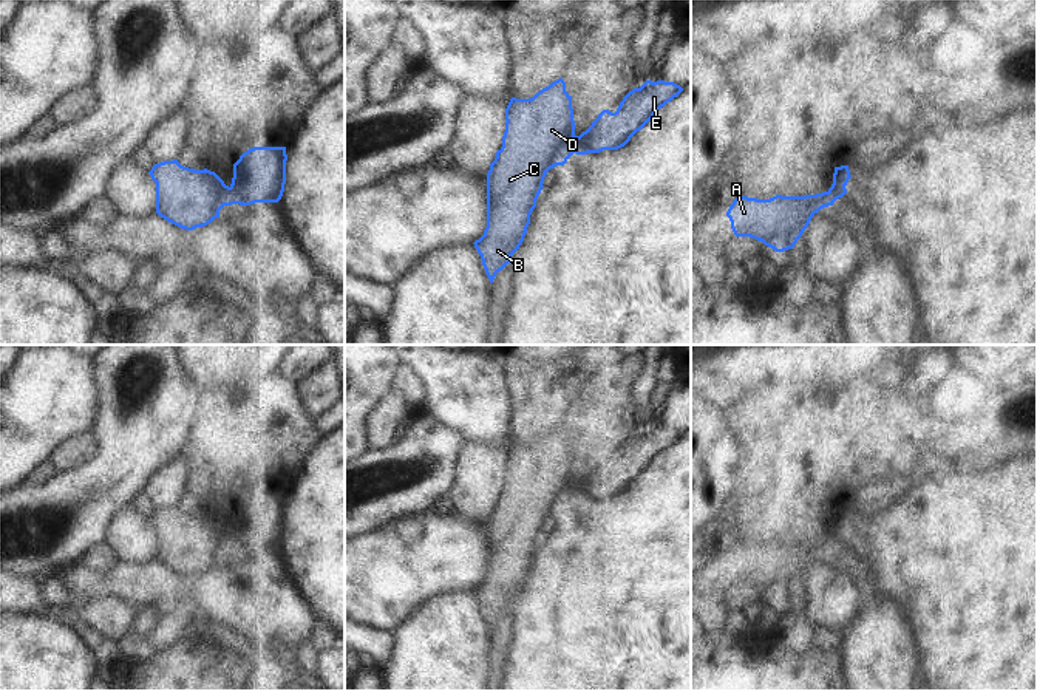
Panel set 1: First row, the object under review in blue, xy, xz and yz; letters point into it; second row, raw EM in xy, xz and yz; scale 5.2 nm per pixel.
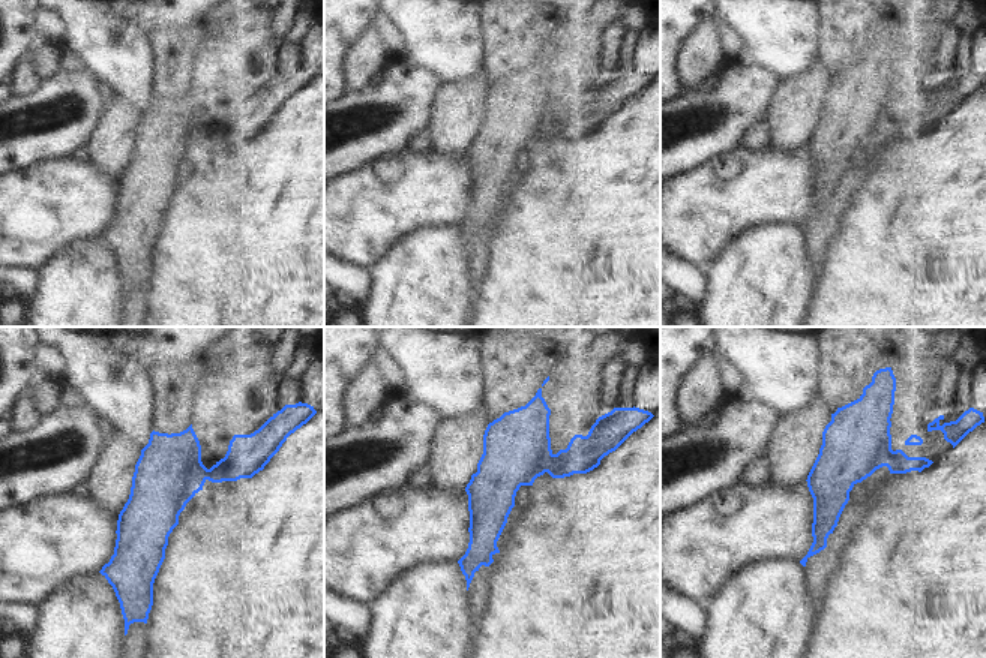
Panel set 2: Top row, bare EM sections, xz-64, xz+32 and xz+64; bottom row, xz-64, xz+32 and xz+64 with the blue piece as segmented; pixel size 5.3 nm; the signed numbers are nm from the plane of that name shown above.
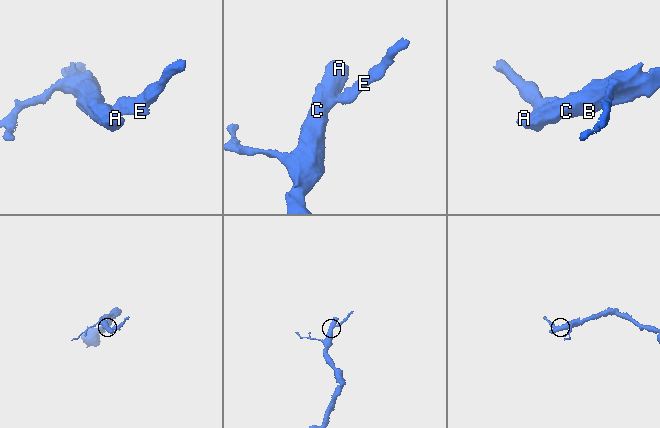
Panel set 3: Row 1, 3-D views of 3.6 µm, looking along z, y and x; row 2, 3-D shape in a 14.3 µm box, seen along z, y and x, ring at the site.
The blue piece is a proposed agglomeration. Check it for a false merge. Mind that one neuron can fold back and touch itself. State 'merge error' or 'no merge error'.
merge error

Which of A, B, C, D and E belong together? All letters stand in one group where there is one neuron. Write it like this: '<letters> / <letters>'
A B C D / E

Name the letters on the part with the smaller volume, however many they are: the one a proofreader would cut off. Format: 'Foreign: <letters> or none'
Foreign: E

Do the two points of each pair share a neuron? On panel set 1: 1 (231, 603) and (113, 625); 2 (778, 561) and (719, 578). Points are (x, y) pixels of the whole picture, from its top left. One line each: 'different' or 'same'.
1: different
2: same

